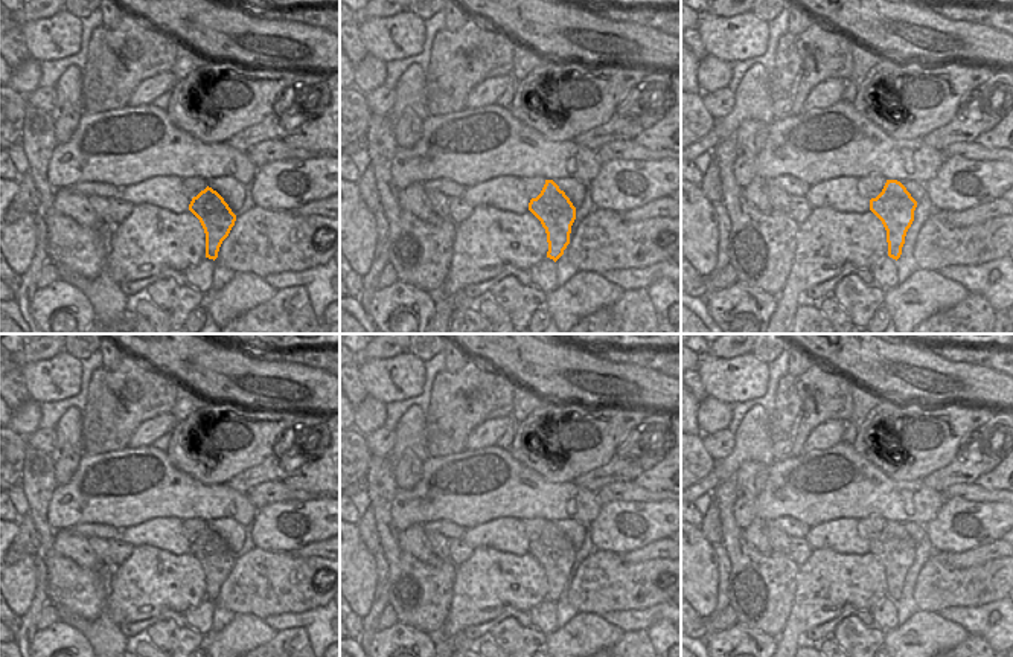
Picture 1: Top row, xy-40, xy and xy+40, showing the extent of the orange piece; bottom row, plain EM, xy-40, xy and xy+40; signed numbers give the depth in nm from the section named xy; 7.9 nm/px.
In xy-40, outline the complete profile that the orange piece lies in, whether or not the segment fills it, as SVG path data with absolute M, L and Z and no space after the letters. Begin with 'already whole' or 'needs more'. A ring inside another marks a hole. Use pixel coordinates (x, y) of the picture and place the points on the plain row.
already whole | M209 527L192 540L189 552L200 561L204 570L206 599L215 602L222 582L235 567L236 556L224 540Z

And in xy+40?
already whole | M887 521L882 534L870 541L870 552L887 572L888 598L899 601L908 570L914 562L917 543L897 521Z

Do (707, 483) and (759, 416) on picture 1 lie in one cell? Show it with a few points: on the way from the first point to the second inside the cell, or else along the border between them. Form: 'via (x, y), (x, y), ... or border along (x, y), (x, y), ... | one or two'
via (724, 470), (753, 441), (754, 433) | one

